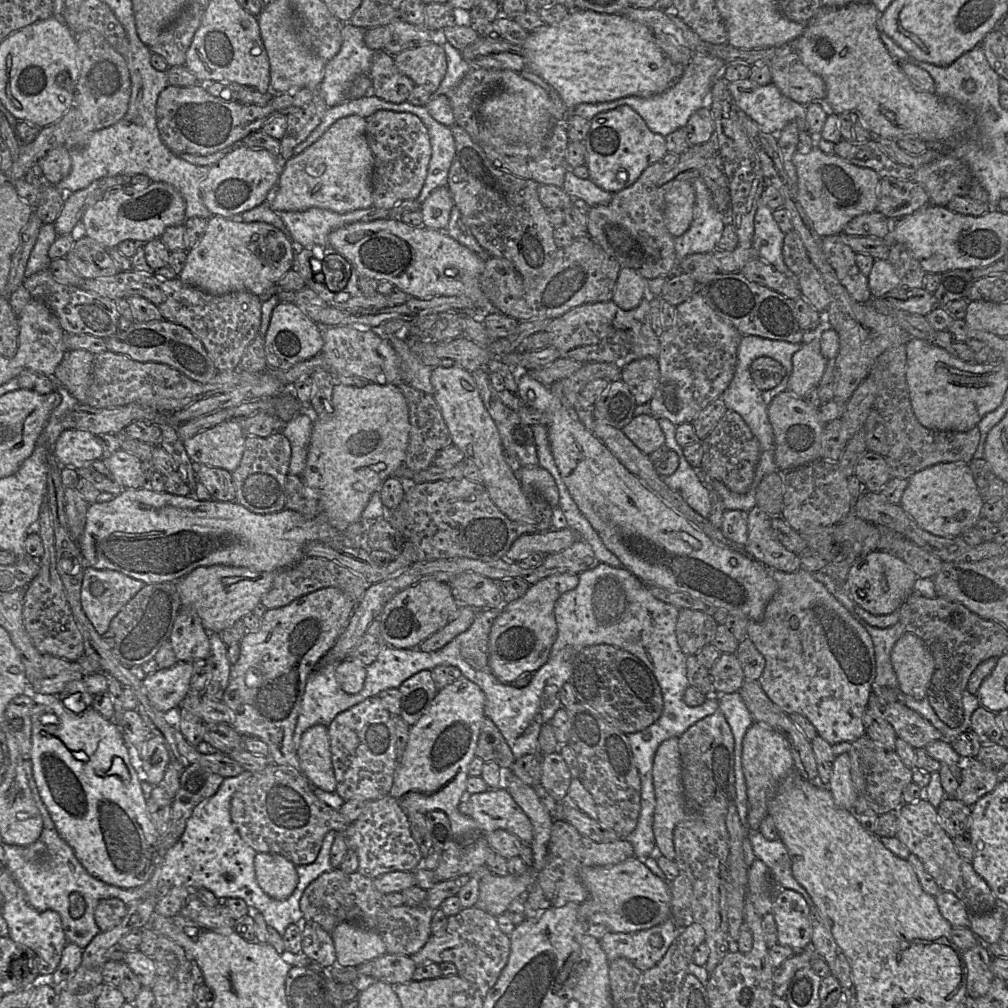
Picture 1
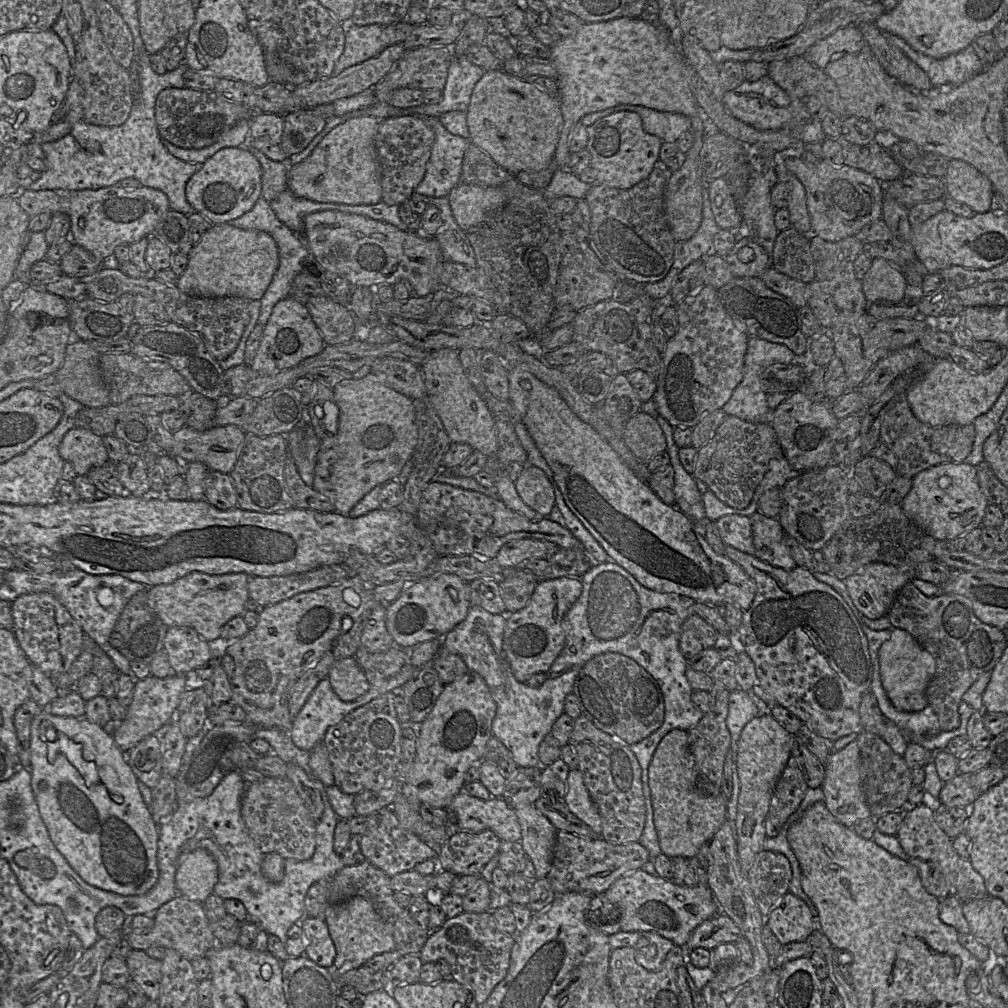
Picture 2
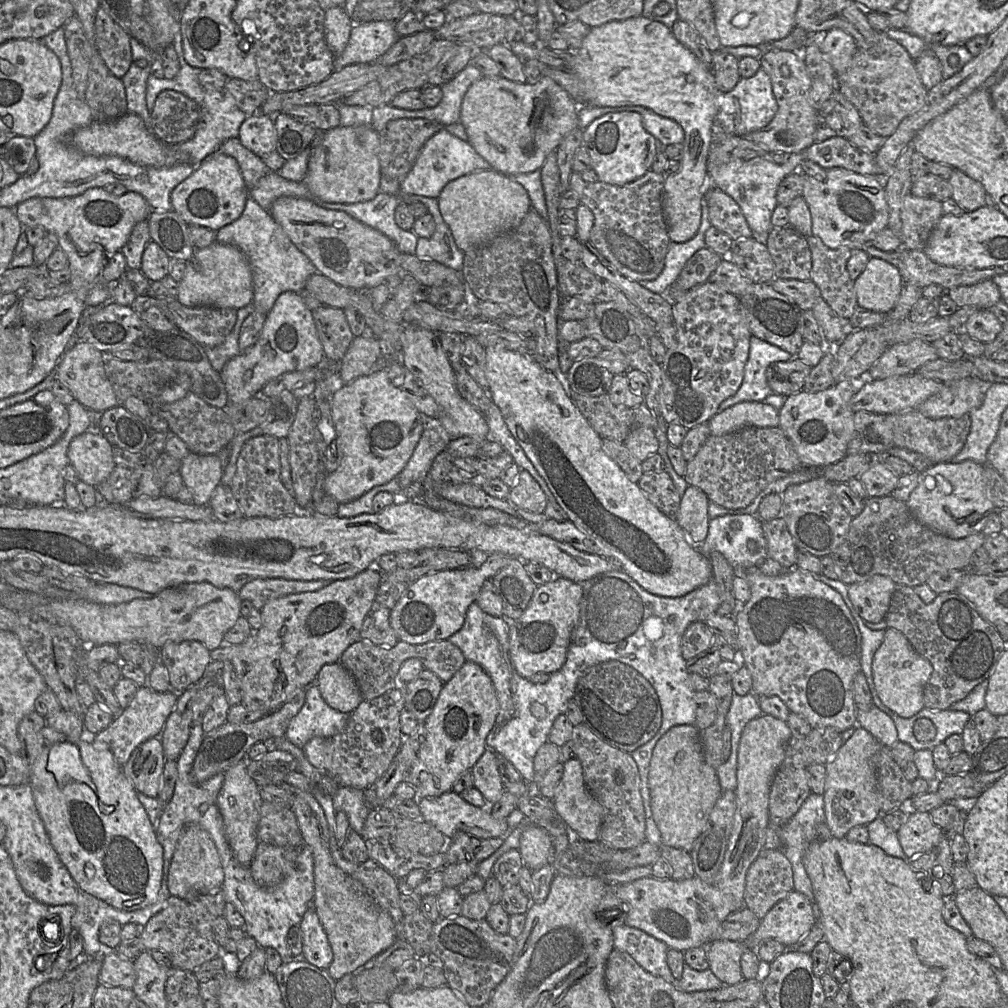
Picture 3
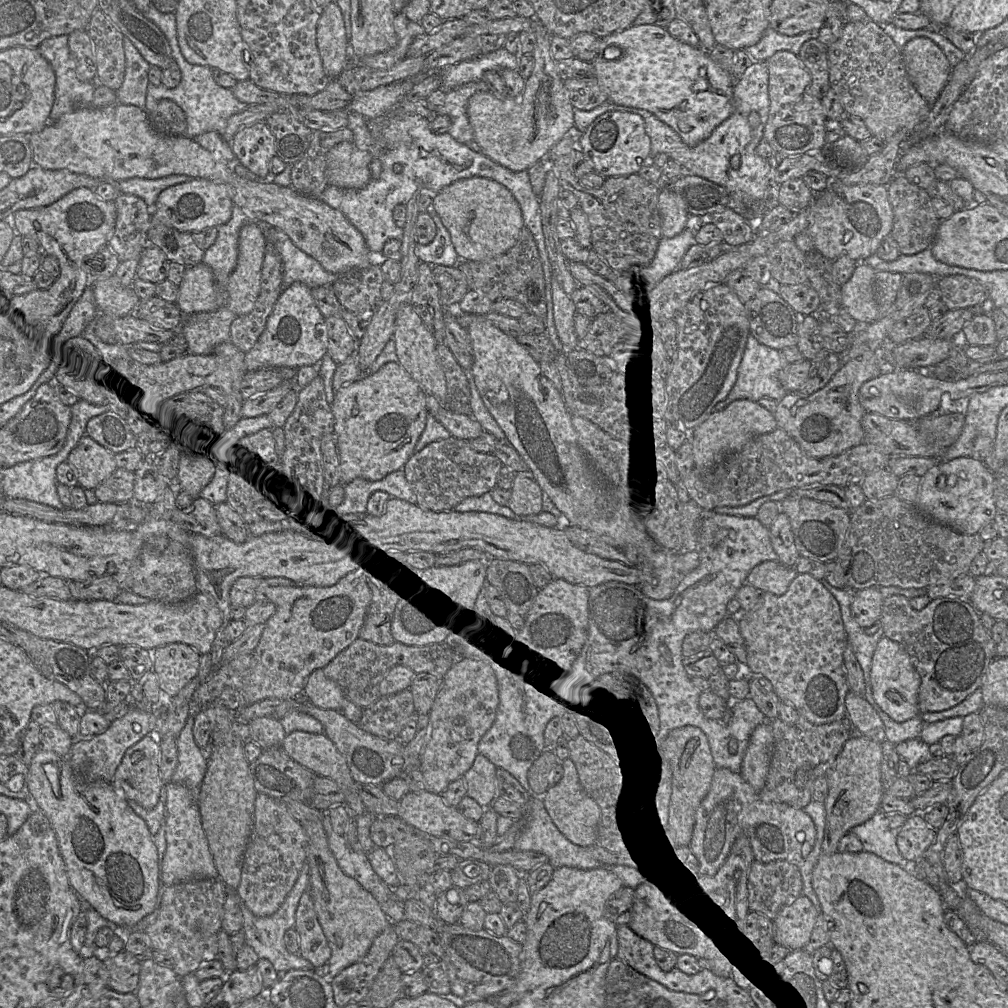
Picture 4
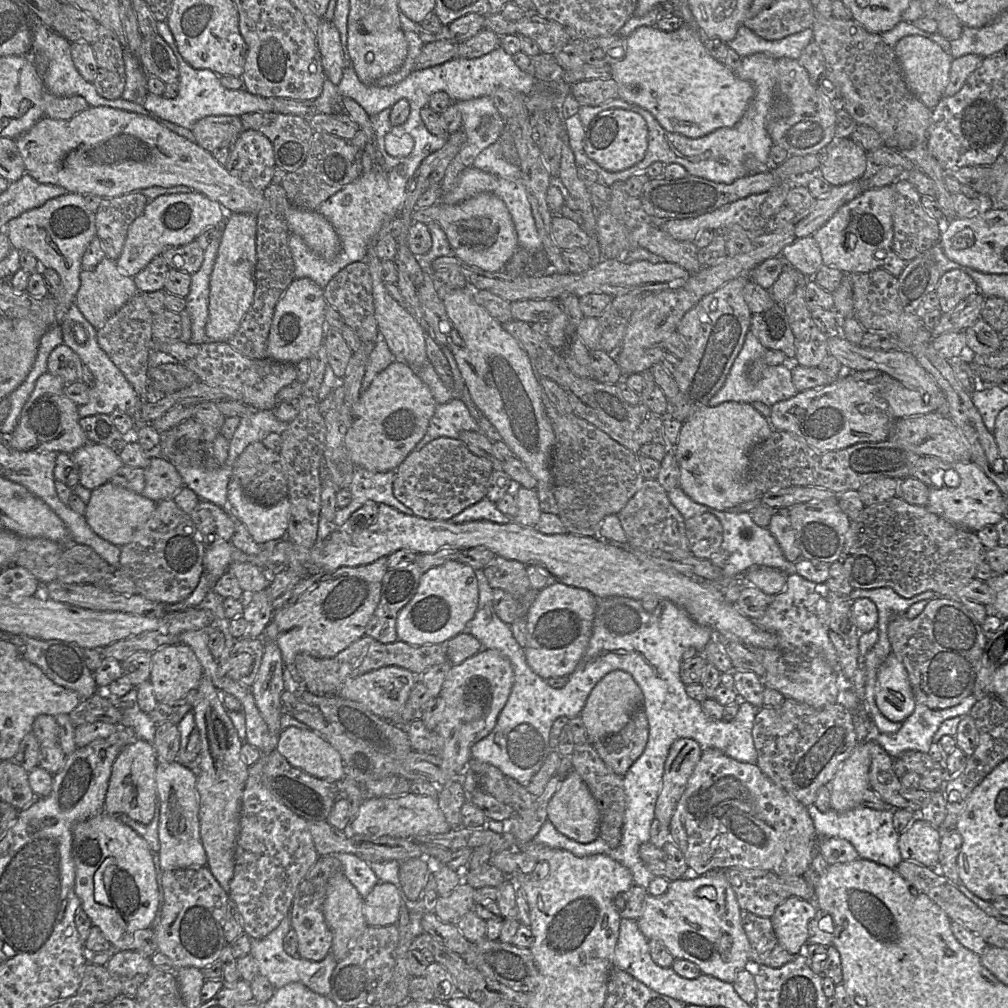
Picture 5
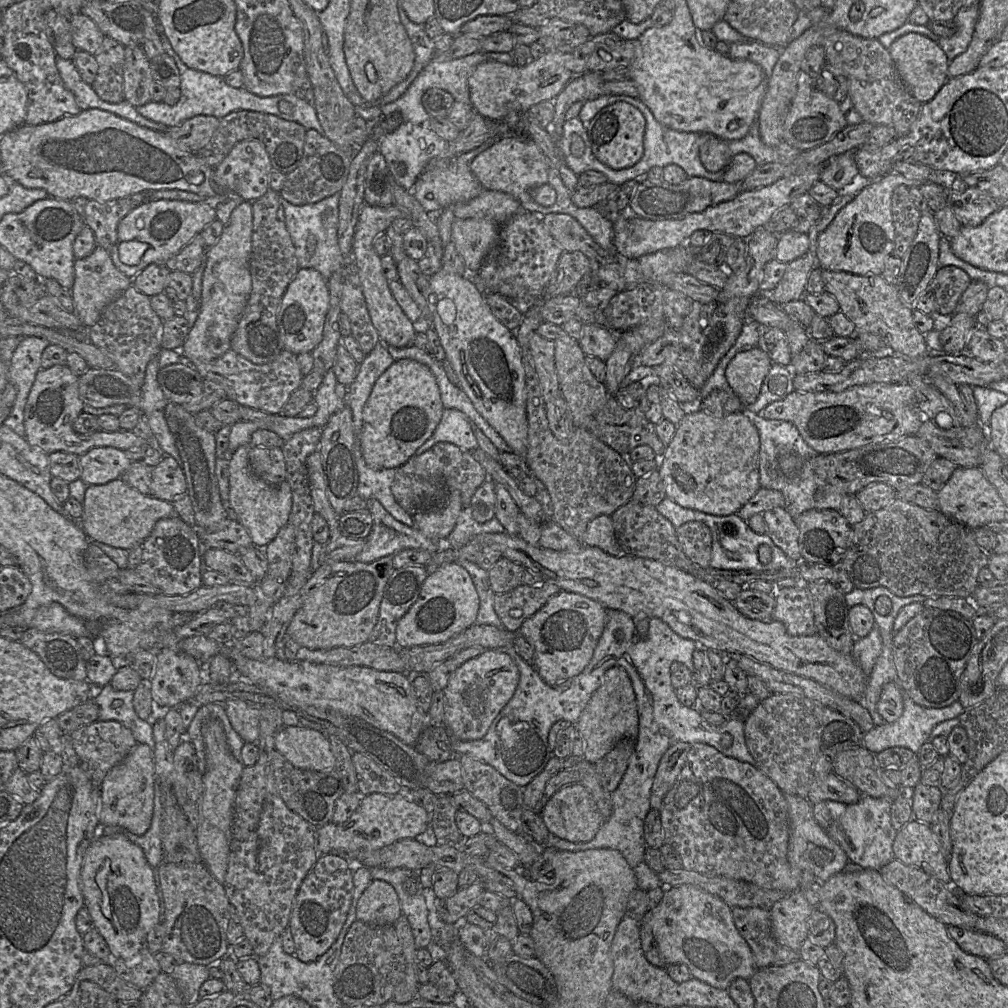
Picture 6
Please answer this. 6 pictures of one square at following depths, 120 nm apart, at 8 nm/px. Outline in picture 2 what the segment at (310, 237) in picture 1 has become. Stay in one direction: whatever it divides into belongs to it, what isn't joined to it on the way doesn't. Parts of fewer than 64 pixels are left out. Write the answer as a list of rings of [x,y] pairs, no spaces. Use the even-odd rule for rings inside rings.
[[[289,189],[282,191],[270,206],[277,218],[296,235],[303,236],[304,218],[313,212],[339,211],[338,203],[321,203],[295,196]]]

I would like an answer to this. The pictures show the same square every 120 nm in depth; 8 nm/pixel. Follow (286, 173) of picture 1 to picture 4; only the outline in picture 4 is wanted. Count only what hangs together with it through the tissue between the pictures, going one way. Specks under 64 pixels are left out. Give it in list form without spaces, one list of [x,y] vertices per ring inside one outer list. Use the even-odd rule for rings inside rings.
[[[341,142],[332,147],[326,157],[326,176],[329,185],[345,189],[364,188],[371,180],[370,164],[374,156],[371,151],[363,151],[353,142]]]

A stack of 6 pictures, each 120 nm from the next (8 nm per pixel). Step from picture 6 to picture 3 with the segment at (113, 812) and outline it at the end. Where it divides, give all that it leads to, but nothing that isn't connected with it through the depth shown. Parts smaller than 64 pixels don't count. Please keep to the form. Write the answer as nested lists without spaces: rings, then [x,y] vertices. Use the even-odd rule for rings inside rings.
[[[153,737],[131,753],[122,770],[136,791],[156,798],[165,761],[161,741]]]

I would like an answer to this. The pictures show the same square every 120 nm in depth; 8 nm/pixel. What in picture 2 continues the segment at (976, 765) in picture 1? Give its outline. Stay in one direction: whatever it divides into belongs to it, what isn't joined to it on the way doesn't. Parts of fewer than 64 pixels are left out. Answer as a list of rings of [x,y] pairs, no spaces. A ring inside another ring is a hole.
[[[958,773],[952,780],[946,782],[939,794],[939,802],[950,807],[962,808],[974,803],[983,793],[979,793],[973,785],[972,774],[975,773]]]

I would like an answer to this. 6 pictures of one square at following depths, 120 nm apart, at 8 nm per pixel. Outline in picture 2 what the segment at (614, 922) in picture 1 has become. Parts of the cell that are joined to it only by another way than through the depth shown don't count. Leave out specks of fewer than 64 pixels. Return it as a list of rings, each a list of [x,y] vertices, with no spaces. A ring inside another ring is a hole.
[[[639,869],[626,874],[616,880],[606,891],[608,902],[615,906],[611,916],[616,914],[623,932],[650,931],[672,941],[675,946],[684,947],[691,932],[703,921],[720,913],[716,899],[708,886],[696,885],[694,887],[681,887],[671,880],[666,880],[658,875],[653,876]]]

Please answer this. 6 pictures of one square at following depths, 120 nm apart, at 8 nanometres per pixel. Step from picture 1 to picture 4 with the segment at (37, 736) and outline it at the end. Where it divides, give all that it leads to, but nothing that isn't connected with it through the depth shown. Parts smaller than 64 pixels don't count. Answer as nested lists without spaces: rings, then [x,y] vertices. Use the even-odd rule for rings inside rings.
[[[39,748],[29,767],[29,800],[48,818],[67,868],[71,887],[105,919],[122,929],[131,929],[154,909],[159,890],[158,850],[145,821],[111,783],[84,783],[75,778],[69,758]]]

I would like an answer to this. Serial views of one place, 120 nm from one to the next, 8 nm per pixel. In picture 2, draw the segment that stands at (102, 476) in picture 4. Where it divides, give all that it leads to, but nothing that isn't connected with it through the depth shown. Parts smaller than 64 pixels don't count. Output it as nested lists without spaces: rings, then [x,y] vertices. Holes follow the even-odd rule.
[[[85,428],[69,430],[59,445],[59,454],[65,462],[72,464],[77,475],[83,476],[109,460],[103,437]]]

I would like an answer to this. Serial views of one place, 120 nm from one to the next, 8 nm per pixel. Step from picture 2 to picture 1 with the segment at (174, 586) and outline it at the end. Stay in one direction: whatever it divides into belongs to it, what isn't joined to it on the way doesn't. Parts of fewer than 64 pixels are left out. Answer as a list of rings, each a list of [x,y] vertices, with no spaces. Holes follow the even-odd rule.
[[[226,565],[198,567],[176,582],[177,591],[182,607],[193,608],[209,633],[221,633],[253,612],[261,597],[271,589],[278,572],[257,572]]]

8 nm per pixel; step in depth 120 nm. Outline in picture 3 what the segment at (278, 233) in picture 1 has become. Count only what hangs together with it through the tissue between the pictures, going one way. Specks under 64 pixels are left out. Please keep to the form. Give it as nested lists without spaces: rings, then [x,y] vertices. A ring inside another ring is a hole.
[[[215,240],[204,248],[195,248],[191,259],[186,261],[185,273],[178,282],[176,300],[187,307],[216,307],[239,309],[253,302],[254,290],[252,272],[247,257],[236,247]]]

